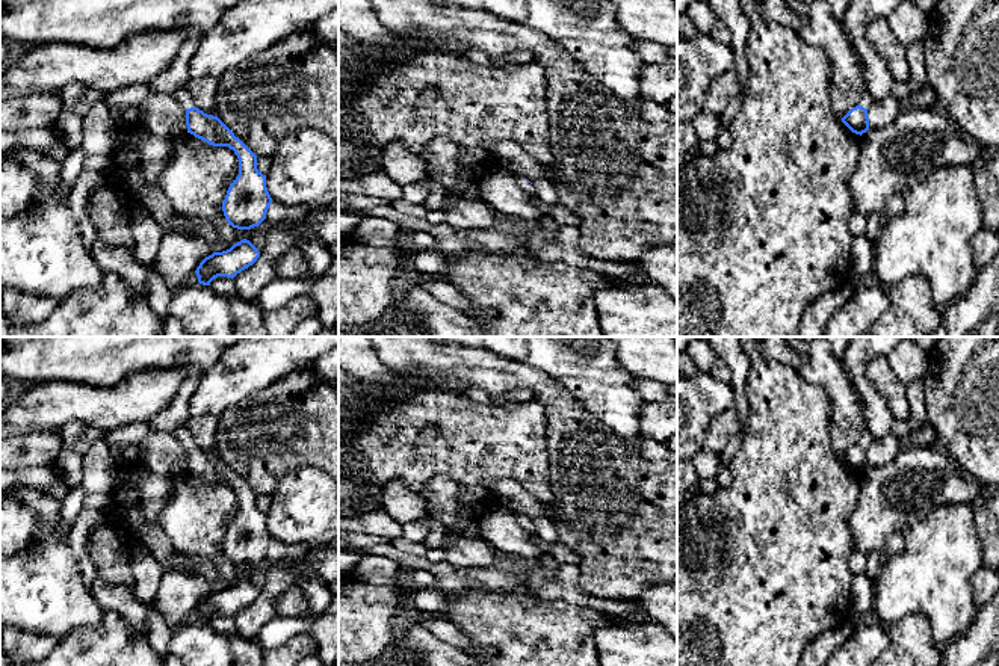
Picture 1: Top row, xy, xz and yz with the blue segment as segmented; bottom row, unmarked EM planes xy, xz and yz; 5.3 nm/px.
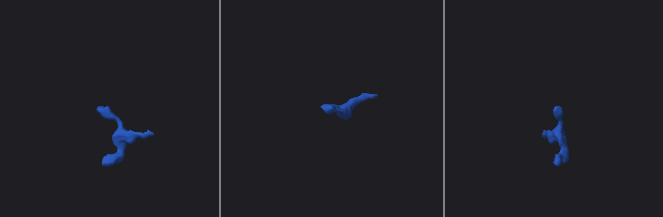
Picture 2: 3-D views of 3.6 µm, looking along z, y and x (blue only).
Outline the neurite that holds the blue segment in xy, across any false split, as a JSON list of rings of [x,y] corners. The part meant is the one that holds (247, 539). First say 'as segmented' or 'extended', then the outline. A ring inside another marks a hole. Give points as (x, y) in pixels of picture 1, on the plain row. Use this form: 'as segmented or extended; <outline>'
extended; [[[186,427],[172,433],[186,446],[187,471],[209,483],[228,485],[239,497],[239,513],[222,541],[227,560],[237,568],[258,565],[266,557],[272,536],[266,526],[266,513],[257,507],[257,494],[218,455],[195,446]]]

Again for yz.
extended; [[[866,430],[860,436],[860,442],[852,446],[843,456],[842,461],[855,473],[863,473],[869,468],[868,447],[872,441],[871,433]]]

